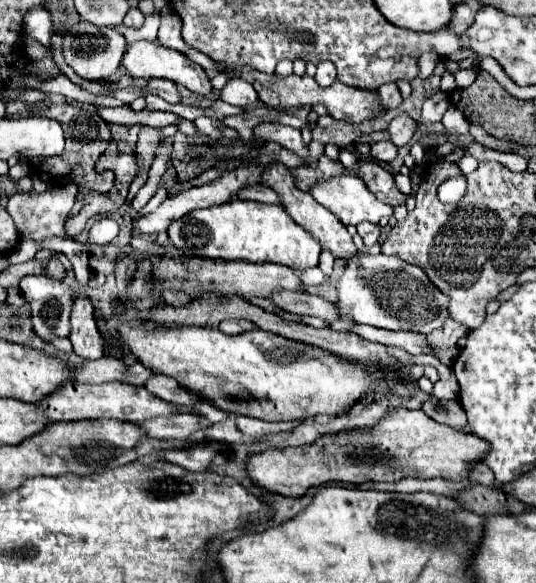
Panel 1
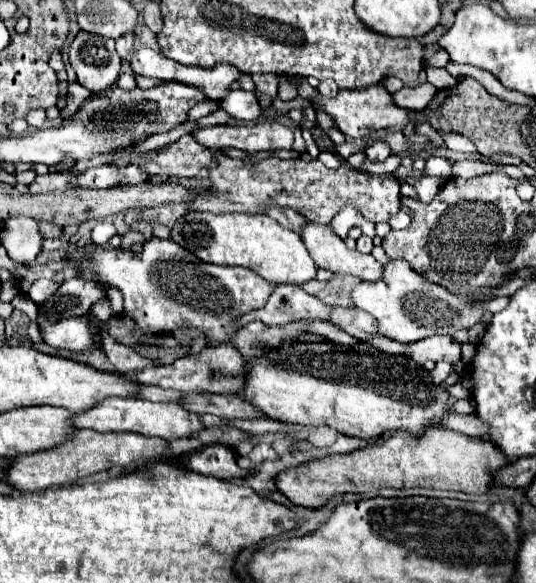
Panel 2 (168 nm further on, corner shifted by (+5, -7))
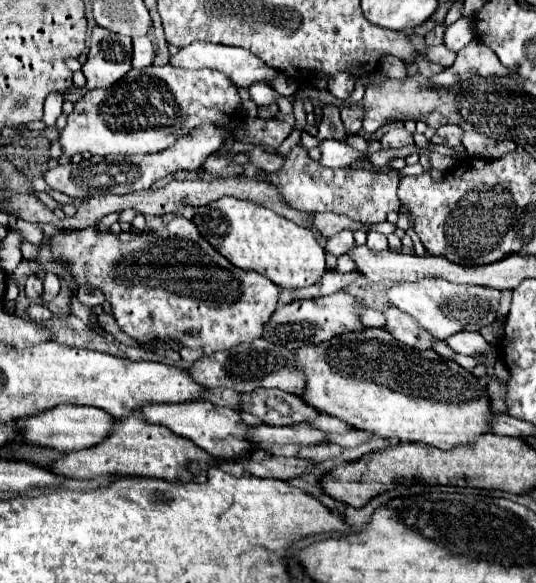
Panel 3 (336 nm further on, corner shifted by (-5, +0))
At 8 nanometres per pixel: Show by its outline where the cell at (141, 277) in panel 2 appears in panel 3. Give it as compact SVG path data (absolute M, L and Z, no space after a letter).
M175 216L161 230L149 234L121 232L115 236L109 230L97 230L97 226L59 232L51 238L51 250L57 260L67 262L77 284L91 284L105 292L121 330L139 342L175 338L189 348L203 348L205 354L213 354L259 338L263 334L263 324L277 308L277 284L259 272L233 266L199 234L195 224L185 218Z

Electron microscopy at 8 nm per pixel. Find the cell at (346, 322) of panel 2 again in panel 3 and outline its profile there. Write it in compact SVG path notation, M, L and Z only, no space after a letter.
M389 306L383 310L383 316L385 316L385 330L391 332L391 336L395 336L399 342L417 350L431 348L433 336L421 330L419 324L409 314L401 312L395 306Z

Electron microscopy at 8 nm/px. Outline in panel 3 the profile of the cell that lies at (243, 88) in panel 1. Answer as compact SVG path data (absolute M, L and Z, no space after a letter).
M255 82L249 86L249 94L251 94L251 100L257 104L257 106L269 106L277 100L277 92L265 84L265 82Z

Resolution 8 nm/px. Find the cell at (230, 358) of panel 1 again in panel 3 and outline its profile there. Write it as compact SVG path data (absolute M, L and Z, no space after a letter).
M363 328L359 332L345 332L343 336L335 336L331 340L325 340L323 344L311 344L311 346L303 346L295 352L295 366L305 374L305 390L301 394L305 404L311 404L311 408L315 408L321 414L329 414L335 416L339 420L343 420L345 424L349 424L351 428L357 430L367 430L375 436L381 438L389 438L389 440L399 440L399 442L423 442L441 450L451 450L457 444L467 444L475 438L479 438L481 434L489 432L489 422L491 420L491 410L489 410L489 398L487 398L487 390L485 386L479 386L479 382L475 382L475 376L467 370L463 370L459 364L455 364L453 360L445 360L439 354L435 354L433 350L415 350L409 348L405 344L399 344L389 332L385 332L383 328Z

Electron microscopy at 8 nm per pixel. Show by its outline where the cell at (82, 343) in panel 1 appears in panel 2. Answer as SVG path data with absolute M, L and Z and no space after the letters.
M37 317L41 337L47 345L69 349L69 351L87 351L93 349L93 333L89 331L83 319L63 319L61 327L47 327L47 321Z

